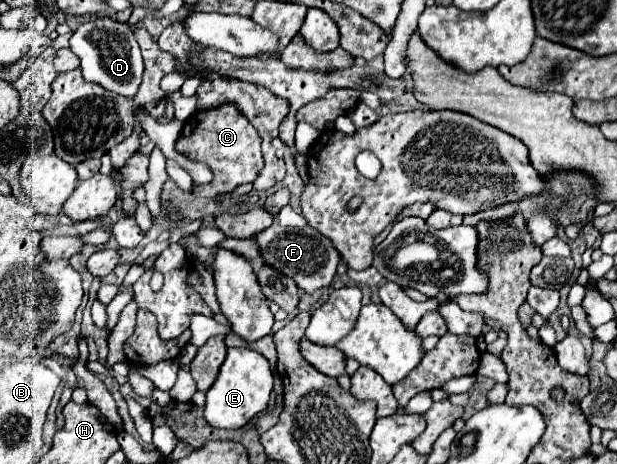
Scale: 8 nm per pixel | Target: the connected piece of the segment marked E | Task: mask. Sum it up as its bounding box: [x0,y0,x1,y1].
[204,347,274,429]

